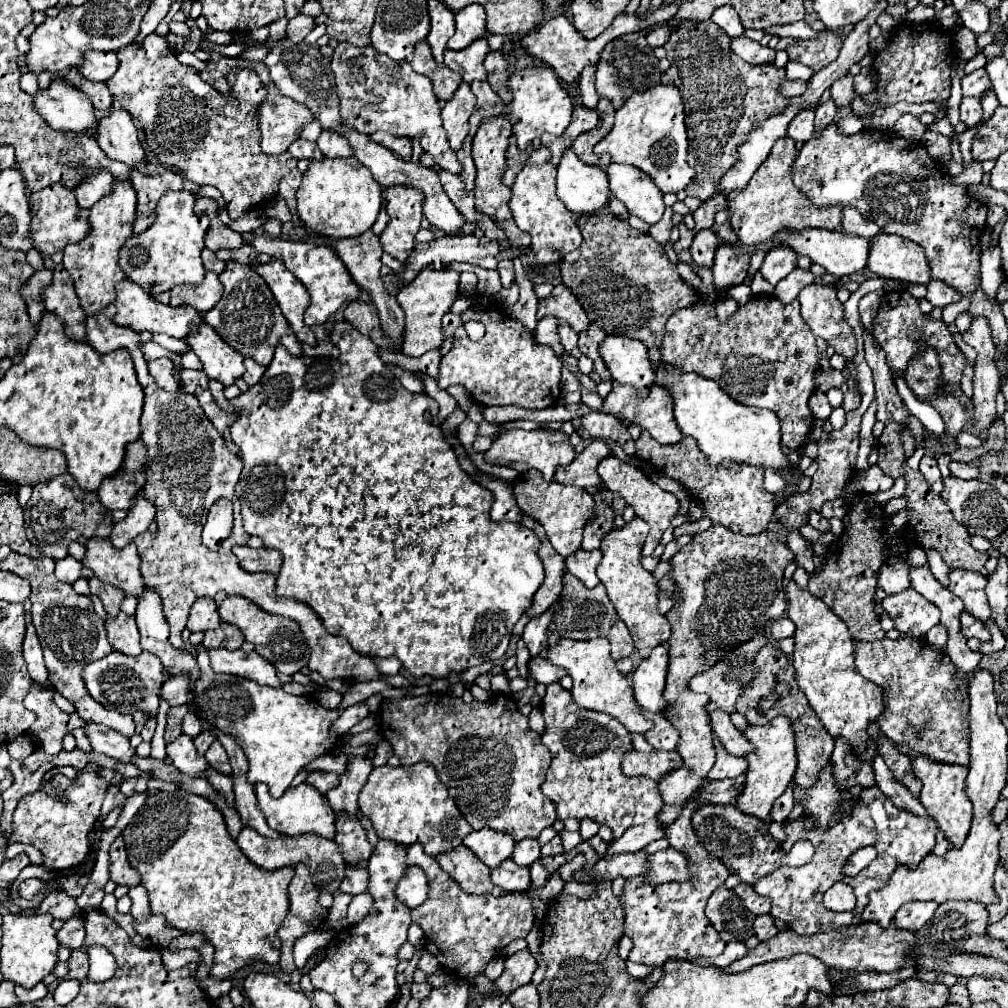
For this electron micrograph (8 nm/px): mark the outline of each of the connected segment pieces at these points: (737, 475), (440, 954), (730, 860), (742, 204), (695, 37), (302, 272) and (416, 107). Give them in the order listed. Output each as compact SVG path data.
M641 431L641 437L635 441L635 447L637 447L635 455L639 459L649 461L667 477L679 481L689 491L689 495L703 505L705 517L709 517L713 523L721 523L733 533L757 535L765 531L769 521L773 519L777 499L765 491L763 471L759 467L753 467L747 463L741 463L741 465L737 463L729 469L711 467L703 451L699 451L695 439L691 437L683 437L675 445L661 445L647 431Z
M419 843L407 845L405 863L417 865L425 871L429 883L429 895L425 903L411 911L413 923L425 933L425 949L439 959L439 965L451 969L457 977L473 983L475 975L483 973L487 963L497 957L513 939L527 937L533 927L533 907L525 893L507 893L503 897L493 895L469 895L465 893L439 863L423 853Z
M703 805L693 815L693 827L699 835L701 843L711 851L711 855L719 857L731 873L739 875L743 883L757 883L763 875L779 869L781 865L805 865L813 857L813 845L809 841L797 841L789 853L777 849L773 839L765 835L763 821L753 815L741 813L733 805Z
M789 137L779 139L765 163L755 171L743 191L733 191L727 197L731 207L731 227L743 245L769 243L779 231L801 231L809 227L835 231L841 225L841 207L815 207L791 181L791 165L799 153L797 143Z
M687 23L677 27L671 33L671 39L665 43L667 59L671 61L671 69L663 73L665 85L675 85L681 91L681 99L685 103L685 119L687 119L687 131L689 131L689 155L687 163L697 171L697 179L685 189L687 195L699 197L707 201L715 189L719 179L727 169L731 169L737 161L737 147L745 143L747 133L753 127L759 127L765 119L785 109L787 99L779 95L777 87L781 81L785 81L785 69L777 69L773 63L769 65L749 65L743 59L739 59L731 47L729 37L713 23Z
M243 233L243 241L251 241L255 253L267 253L275 259L281 259L287 269L307 287L311 295L311 305L305 311L305 325L315 325L315 323L325 323L343 303L357 301L361 295L359 285L351 279L347 267L335 253L331 245L313 245L313 243L291 243L283 239L273 239L273 237L263 237L255 233Z
M339 43L339 47L335 49L335 53L331 57L331 71L333 71L335 83L337 83L337 93L339 93L339 101L341 101L339 113L341 113L343 123L347 123L349 127L353 127L355 131L359 131L363 135L371 135L375 131L385 131L391 135L417 139L421 143L423 151L427 151L435 159L435 163L439 163L445 171L449 171L453 175L461 175L463 165L455 157L455 151L451 151L451 147L449 147L447 133L443 131L443 125L441 125L441 115L439 115L441 109L439 109L437 97L433 93L433 85L427 77L415 73L407 61L393 61L387 55L377 53L375 47L371 47L371 45L355 47L351 43Z

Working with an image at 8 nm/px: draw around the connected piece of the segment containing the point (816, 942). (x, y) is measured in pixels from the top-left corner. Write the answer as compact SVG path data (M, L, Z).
M861 923L857 927L849 925L849 927L841 927L841 929L829 929L825 933L815 933L815 935L795 935L791 931L781 931L779 935L775 935L769 941L761 941L755 949L749 949L745 957L737 959L735 963L731 963L729 967L725 967L725 973L739 973L739 971L747 971L749 967L757 965L757 963L767 963L773 959L781 959L781 957L791 957L797 953L809 953L817 959L821 959L827 967L835 967L839 971L895 971L899 969L905 961L905 949L915 943L915 935L911 931L899 929L895 923L891 923L891 927L883 929L879 927L879 923Z

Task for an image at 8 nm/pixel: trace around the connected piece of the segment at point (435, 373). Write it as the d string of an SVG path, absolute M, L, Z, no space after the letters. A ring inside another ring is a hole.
M379 348L379 356L386 364L392 363L401 366L408 371L421 369L421 371L425 371L427 375L431 375L433 379L439 377L439 361L441 361L441 353L439 353L439 349L437 349L437 351L429 351L429 353L425 353L423 357L410 358L403 355L401 352L393 353L388 349Z

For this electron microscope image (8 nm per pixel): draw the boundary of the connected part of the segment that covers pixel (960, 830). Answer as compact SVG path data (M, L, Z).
M915 757L913 759L913 771L915 777L923 783L921 789L921 803L929 811L929 815L935 819L939 831L945 835L945 839L951 843L951 847L961 847L967 839L969 827L971 827L971 817L973 817L973 805L965 793L965 777L967 777L967 767L959 765L943 765L935 763L927 757Z

